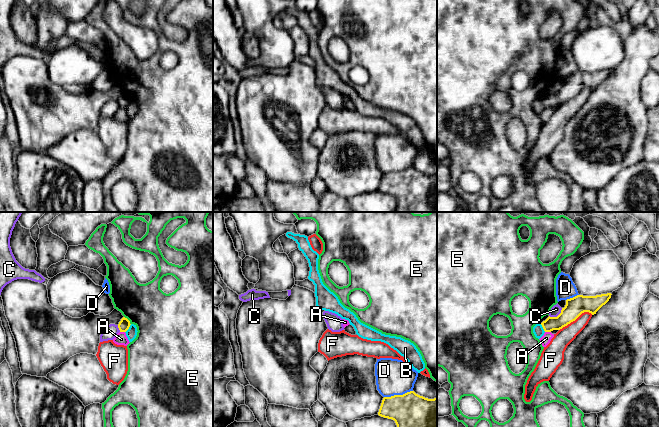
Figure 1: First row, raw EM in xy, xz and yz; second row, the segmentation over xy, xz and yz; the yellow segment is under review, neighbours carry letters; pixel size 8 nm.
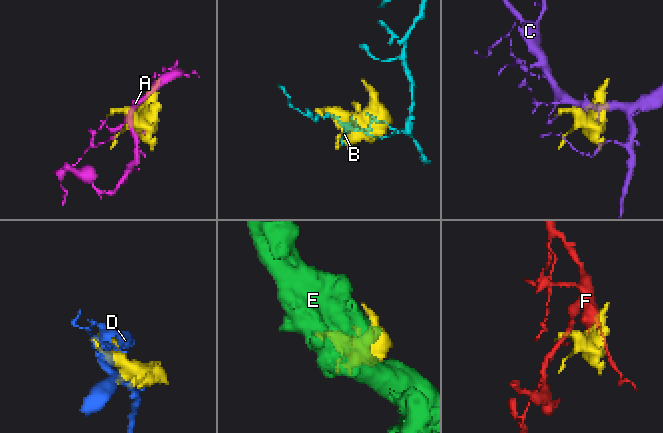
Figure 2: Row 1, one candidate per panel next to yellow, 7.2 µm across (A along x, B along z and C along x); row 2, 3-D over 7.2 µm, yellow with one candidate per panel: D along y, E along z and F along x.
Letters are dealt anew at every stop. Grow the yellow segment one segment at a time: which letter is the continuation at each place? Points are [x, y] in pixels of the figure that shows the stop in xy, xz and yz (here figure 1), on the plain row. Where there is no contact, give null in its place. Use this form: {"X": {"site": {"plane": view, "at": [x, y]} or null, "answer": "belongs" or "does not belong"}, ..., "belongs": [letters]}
{"A": {"site": {"plane": "yz", "at": [548, 107]}, "answer": "does not belong"}, "B": {"site": {"plane": "yz", "at": [542, 102]}, "answer": "does not belong"}, "C": {"site": {"plane": "yz", "at": [557, 92]}, "answer": "does not belong"}, "D": {"site": {"plane": "xz", "at": [398, 171]}, "answer": "does not belong"}, "E": {"site": {"plane": "xy", "at": [128, 96]}, "answer": "does not belong"}, "F": {"site": {"plane": "yz", "at": [575, 95]}, "answer": "does not belong"}, "belongs": []}

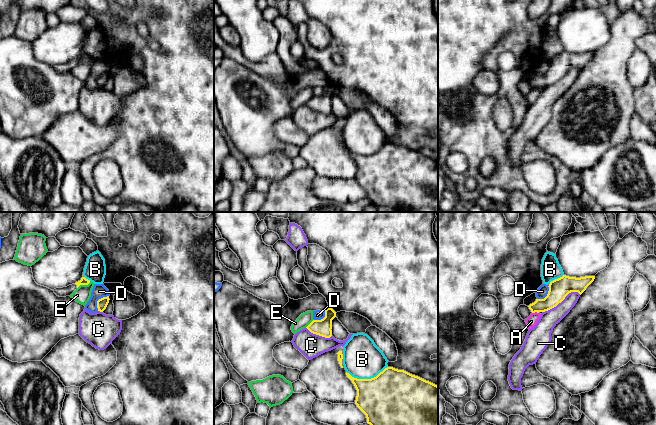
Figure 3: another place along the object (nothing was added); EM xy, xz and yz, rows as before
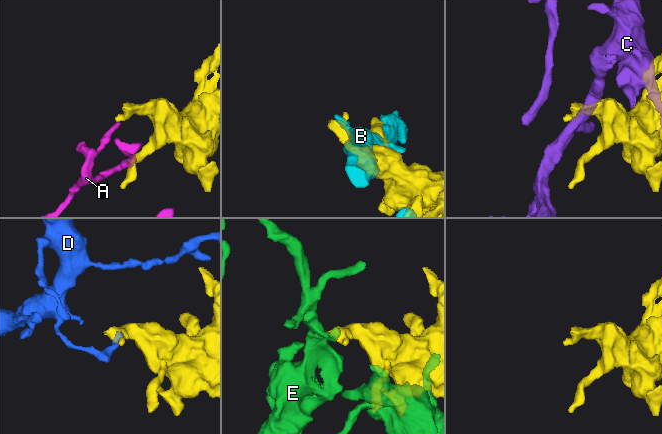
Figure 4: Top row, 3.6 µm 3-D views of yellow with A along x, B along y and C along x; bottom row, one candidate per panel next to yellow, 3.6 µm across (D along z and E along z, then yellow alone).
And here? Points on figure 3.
{"A": {"site": {"plane": "yz", "at": [535, 87]}, "answer": "does not belong"}, "B": {"site": {"plane": "xz", "at": [366, 155]}, "answer": "does not belong"}, "C": {"site": {"plane": "yz", "at": [561, 77]}, "answer": "does not belong"}, "D": {"site": {"plane": "xy", "at": [98, 76]}, "answer": "does not belong"}, "E": {"site": {"plane": "xy", "at": [83, 60]}, "answer": "does not belong"}, "belongs": []}

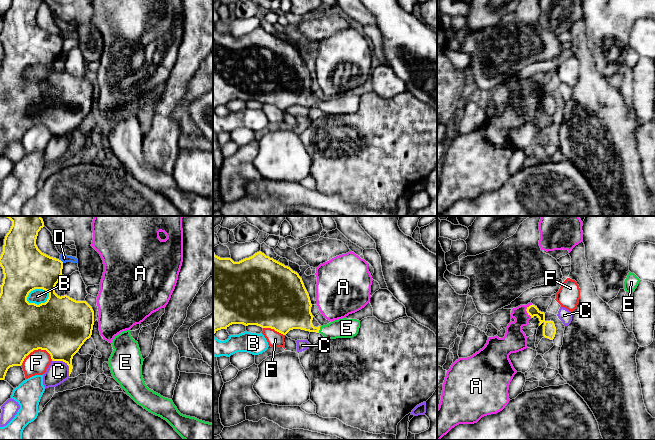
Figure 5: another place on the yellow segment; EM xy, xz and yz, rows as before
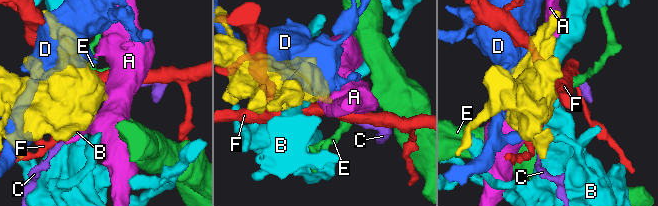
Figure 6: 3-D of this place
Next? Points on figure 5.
{"A": {"site": {"plane": "yz", "at": [526, 86]}, "answer": "does not belong"}, "B": {"site": {"plane": "xy", "at": [35, 64]}, "answer": "does not belong"}, "C": {"site": {"plane": "xy", "at": [65, 138]}, "answer": "does not belong"}, "D": {"site": {"plane": "xy", "at": [61, 37]}, "answer": "does not belong"}, "E": {"site": {"plane": "xz", "at": [319, 105]}, "answer": "belongs"}, "F": {"site": {"plane": "xy", "at": [36, 125]}, "answer": "does not belong"}, "belongs": ["E"]}

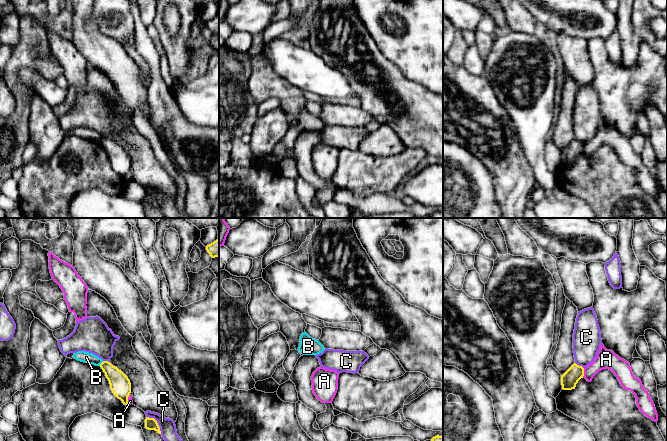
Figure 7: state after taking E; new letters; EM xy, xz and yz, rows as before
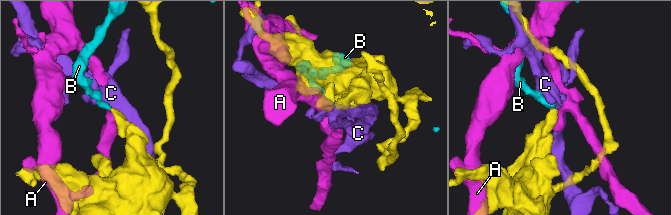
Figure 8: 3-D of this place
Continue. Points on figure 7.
{"A": {"site": {"plane": "yz", "at": [583, 148]}, "answer": "does not belong"}, "B": {"site": {"plane": "xy", "at": [101, 139]}, "answer": "does not belong"}, "C": {"site": {"plane": "xy", "at": [156, 198]}, "answer": "does not belong"}, "belongs": []}

